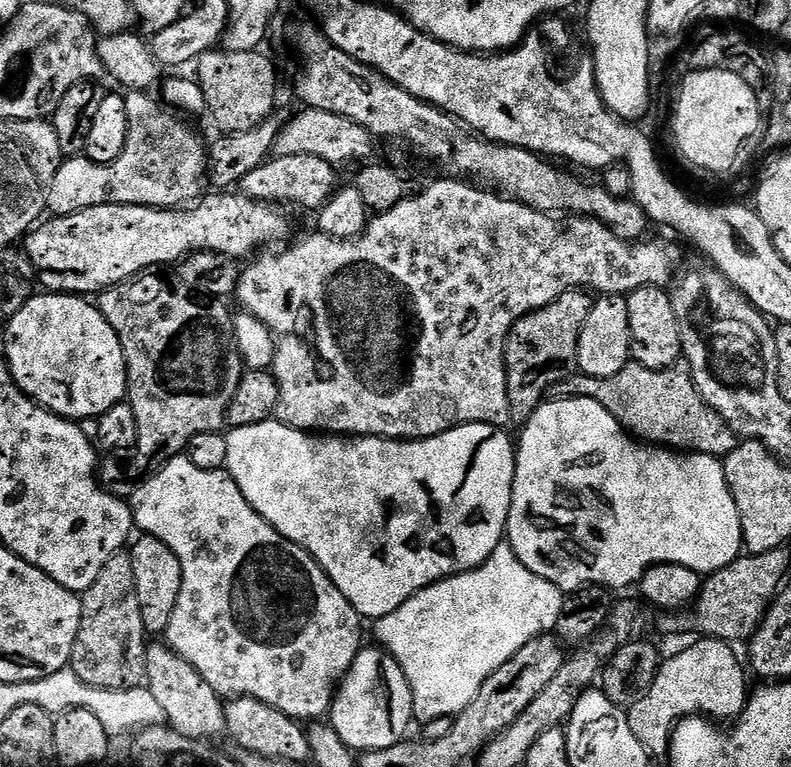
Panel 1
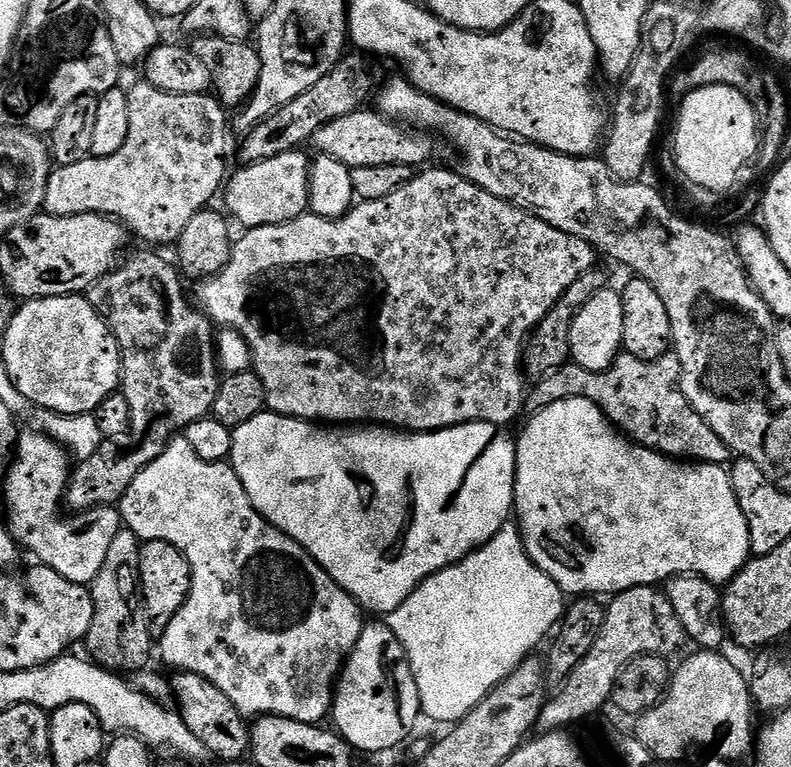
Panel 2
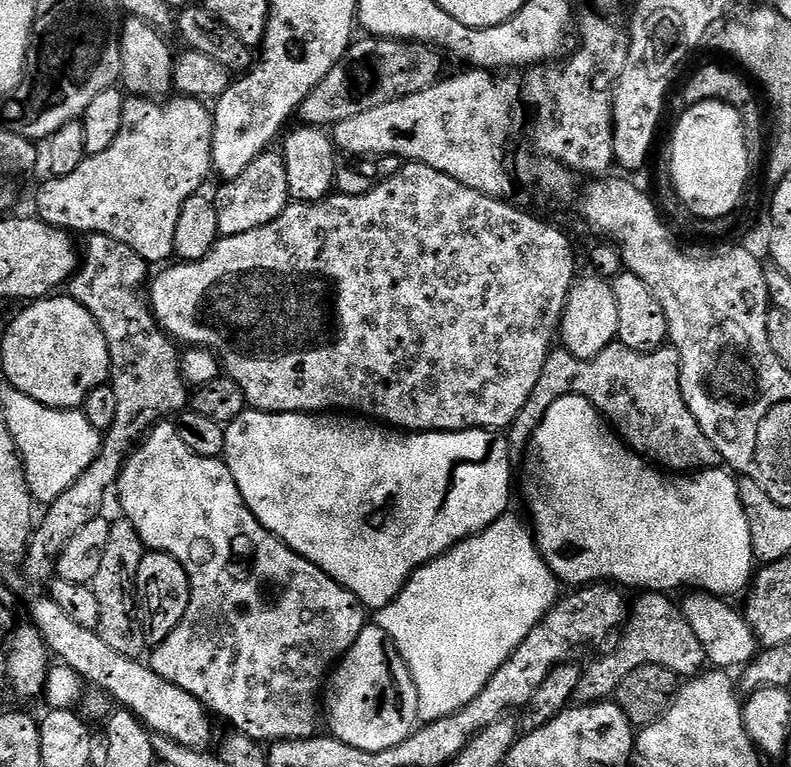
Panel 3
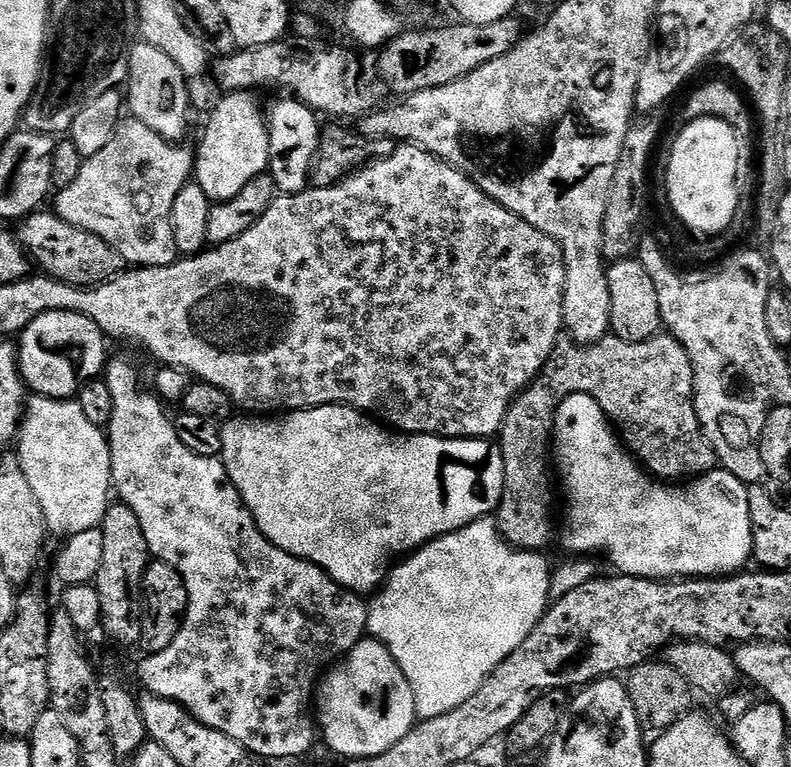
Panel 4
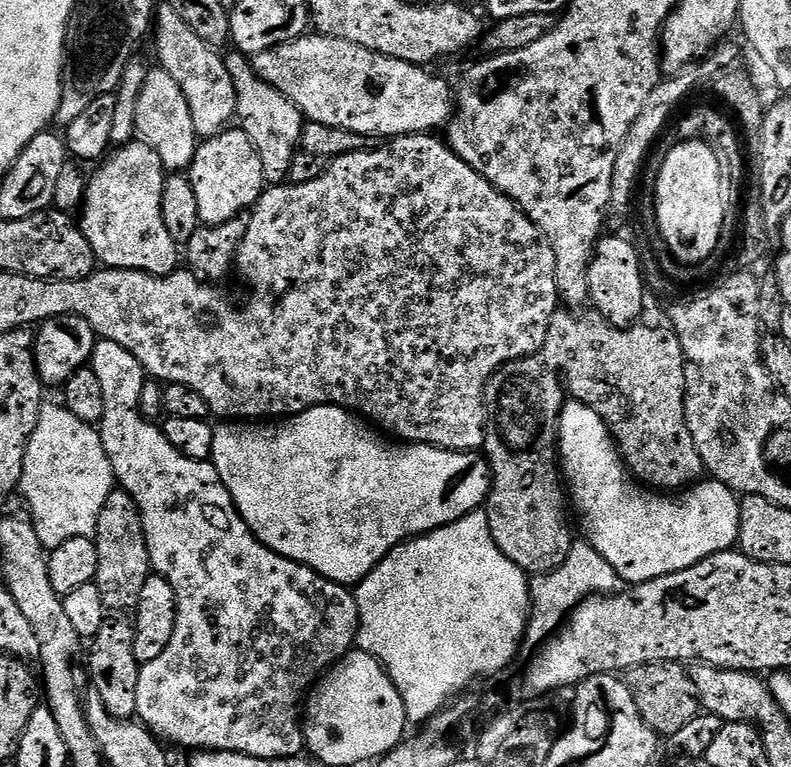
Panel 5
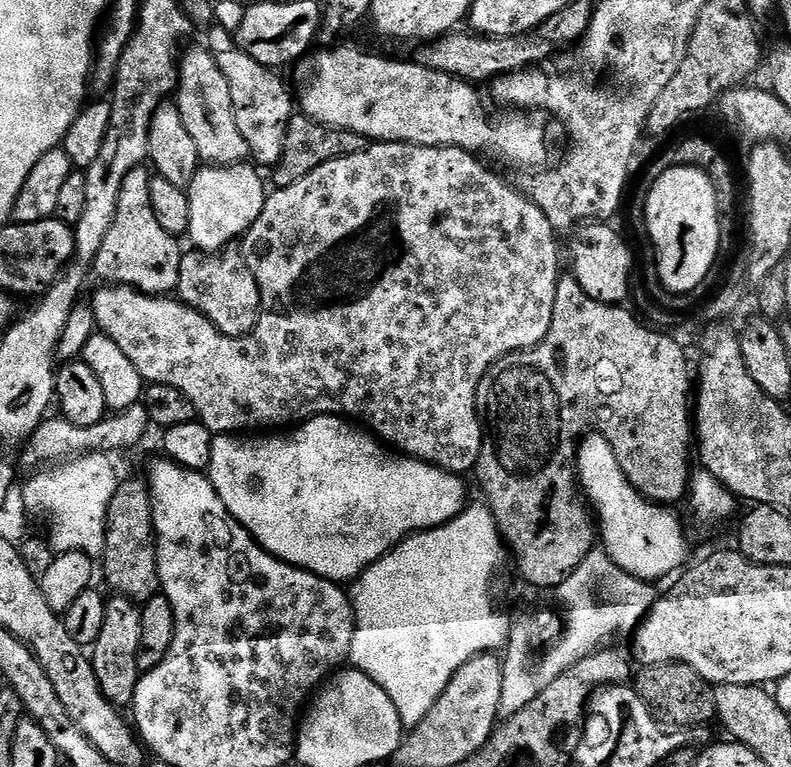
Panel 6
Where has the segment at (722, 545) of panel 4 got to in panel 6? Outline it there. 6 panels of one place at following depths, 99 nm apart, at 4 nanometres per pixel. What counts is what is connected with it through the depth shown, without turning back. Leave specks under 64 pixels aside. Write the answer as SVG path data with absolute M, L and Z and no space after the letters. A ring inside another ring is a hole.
M589 431L578 447L574 452L574 468L580 471L578 484L587 503L596 507L603 551L618 567L640 580L657 582L671 572L679 573L688 556L688 540L679 518L672 510L644 499L636 491L618 466L612 447L599 432Z

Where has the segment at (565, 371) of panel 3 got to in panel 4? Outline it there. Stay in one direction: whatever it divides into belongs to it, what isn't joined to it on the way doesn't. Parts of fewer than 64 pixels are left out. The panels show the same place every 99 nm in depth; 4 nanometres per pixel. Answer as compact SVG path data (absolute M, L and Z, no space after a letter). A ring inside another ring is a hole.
M609 334L598 343L587 346L581 346L571 338L557 340L556 348L539 376L508 407L504 425L498 433L504 459L504 493L494 519L504 541L526 552L540 552L552 540L552 484L548 481L550 456L547 451L536 452L536 440L547 441L551 437L556 410L567 396L586 394L594 398L608 415L628 451L653 477L664 482L680 482L713 471L718 464L716 451L700 428L696 403L692 400L695 377L686 350L670 334L657 334L646 342L622 342L622 338Z

